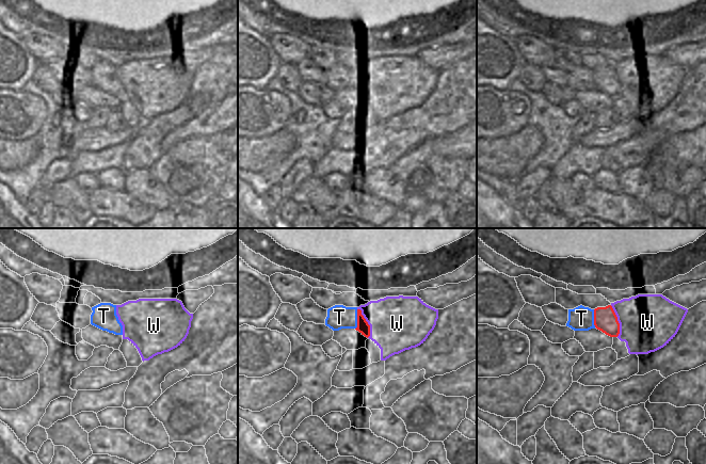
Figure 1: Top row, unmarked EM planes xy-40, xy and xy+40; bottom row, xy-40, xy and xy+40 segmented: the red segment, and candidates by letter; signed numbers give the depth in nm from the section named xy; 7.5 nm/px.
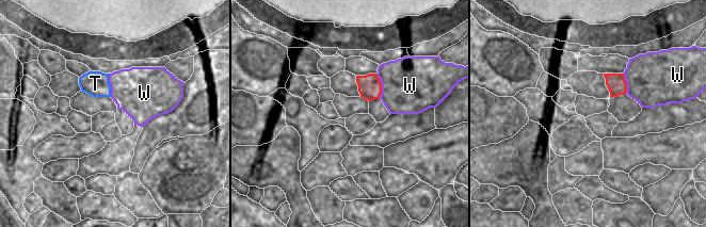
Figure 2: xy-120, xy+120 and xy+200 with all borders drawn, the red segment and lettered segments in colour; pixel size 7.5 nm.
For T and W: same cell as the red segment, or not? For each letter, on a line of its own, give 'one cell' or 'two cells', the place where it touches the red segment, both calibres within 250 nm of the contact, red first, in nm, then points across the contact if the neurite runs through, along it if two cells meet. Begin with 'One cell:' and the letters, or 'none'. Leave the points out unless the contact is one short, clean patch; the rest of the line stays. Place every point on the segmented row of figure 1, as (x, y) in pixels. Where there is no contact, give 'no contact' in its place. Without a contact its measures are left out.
One cell: T
T: one cell; meets red in xy at (357, 319); 90 nm thick on the red side, 180 nm on the other; runs through xy (363, 326), (357, 319), (339, 317)
W: two cells; meets red in xy+40 at (618, 321); 180 nm thick on the red side, 440 nm on the other; border along xy+40 (610, 305), (619, 323), (618, 336)

